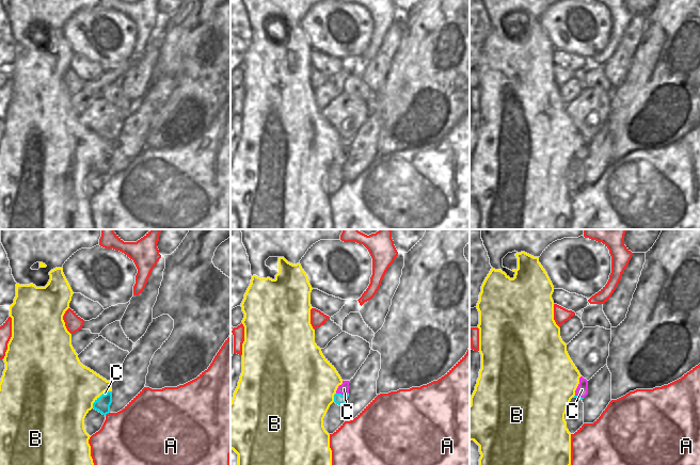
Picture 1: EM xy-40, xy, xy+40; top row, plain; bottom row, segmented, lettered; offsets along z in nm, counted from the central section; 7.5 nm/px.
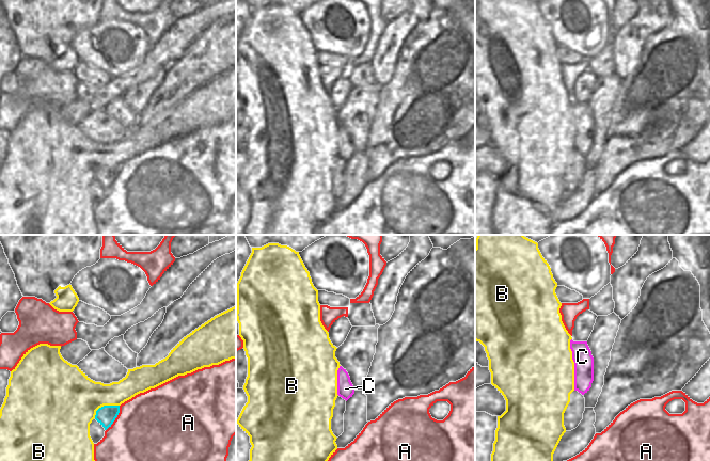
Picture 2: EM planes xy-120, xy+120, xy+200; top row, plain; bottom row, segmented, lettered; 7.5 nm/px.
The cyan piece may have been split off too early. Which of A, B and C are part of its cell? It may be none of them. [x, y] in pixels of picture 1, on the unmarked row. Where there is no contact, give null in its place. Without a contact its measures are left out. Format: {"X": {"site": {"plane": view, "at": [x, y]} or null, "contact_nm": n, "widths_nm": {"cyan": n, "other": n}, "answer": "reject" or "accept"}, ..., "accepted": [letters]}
{"A": {"site": {"plane": "xy-40", "at": [107, 174]}, "contact_nm": 40, "widths_nm": {"cyan": 120, "other": 440}, "answer": "reject"}, "B": {"site": {"plane": "xy-40", "at": [96, 161]}, "contact_nm": 150, "widths_nm": {"cyan": 120, "other": 460}, "answer": "reject"}, "C": {"site": {"plane": "xy", "at": [340, 155]}, "contact_nm": 90, "widths_nm": {"cyan": 90, "other": 80}, "answer": "accept"}, "accepted": ["C"]}

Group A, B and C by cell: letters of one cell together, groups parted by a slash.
A / B / C

